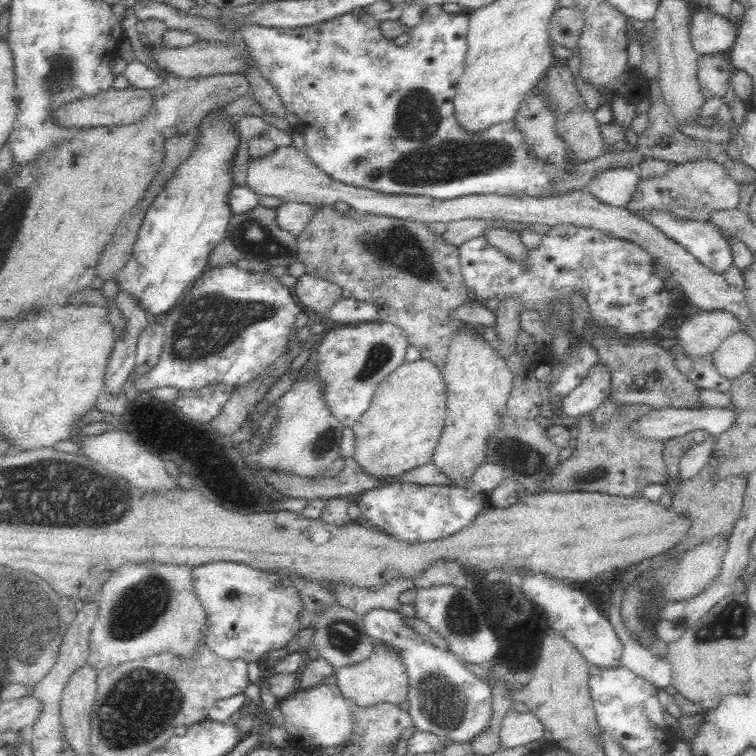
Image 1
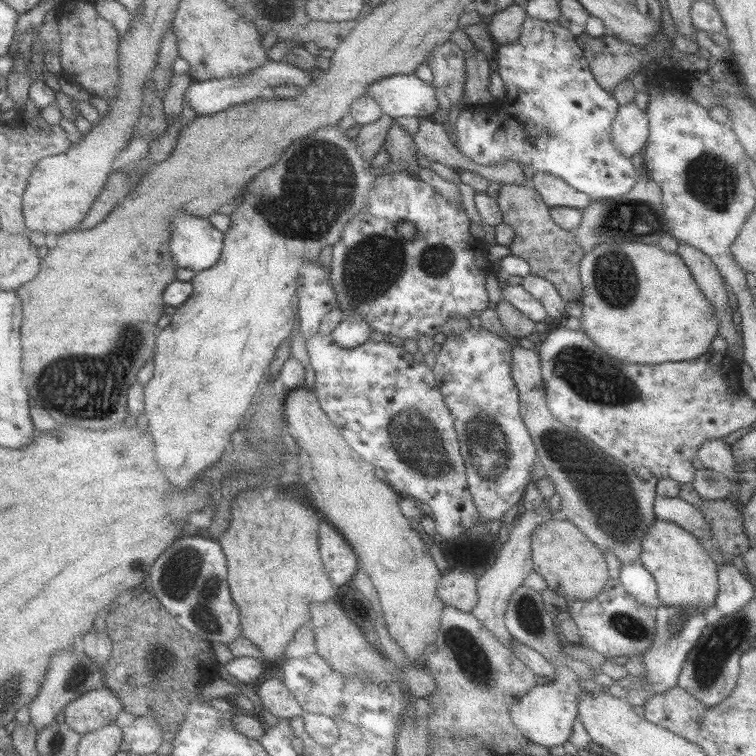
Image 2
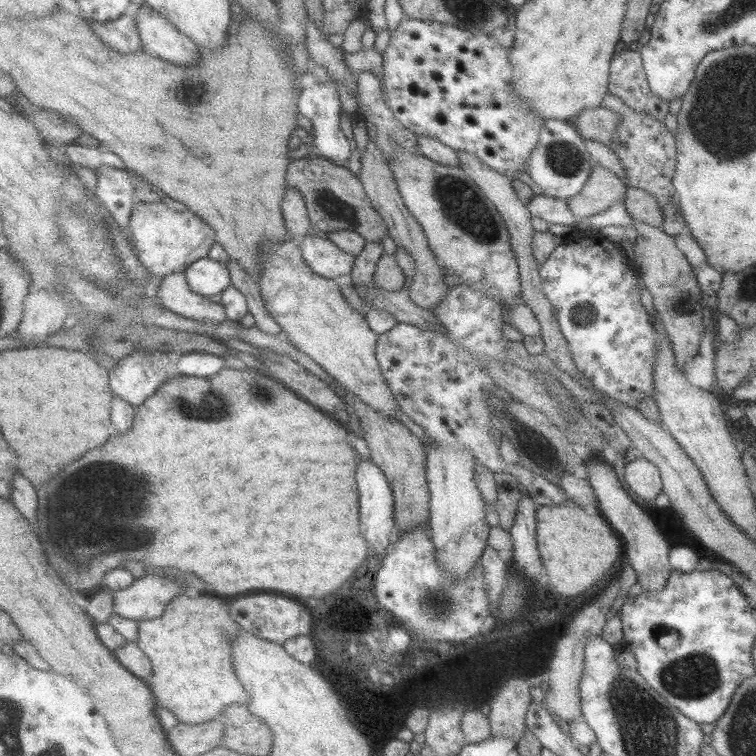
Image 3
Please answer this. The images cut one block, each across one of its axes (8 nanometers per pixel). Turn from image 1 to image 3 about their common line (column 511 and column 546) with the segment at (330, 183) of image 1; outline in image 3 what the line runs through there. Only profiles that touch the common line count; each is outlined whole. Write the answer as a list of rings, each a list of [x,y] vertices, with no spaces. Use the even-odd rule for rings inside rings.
[[[533,195],[526,204],[530,216],[542,218],[550,224],[561,224],[563,226],[572,226],[576,220],[566,205],[566,201],[545,195]]]

